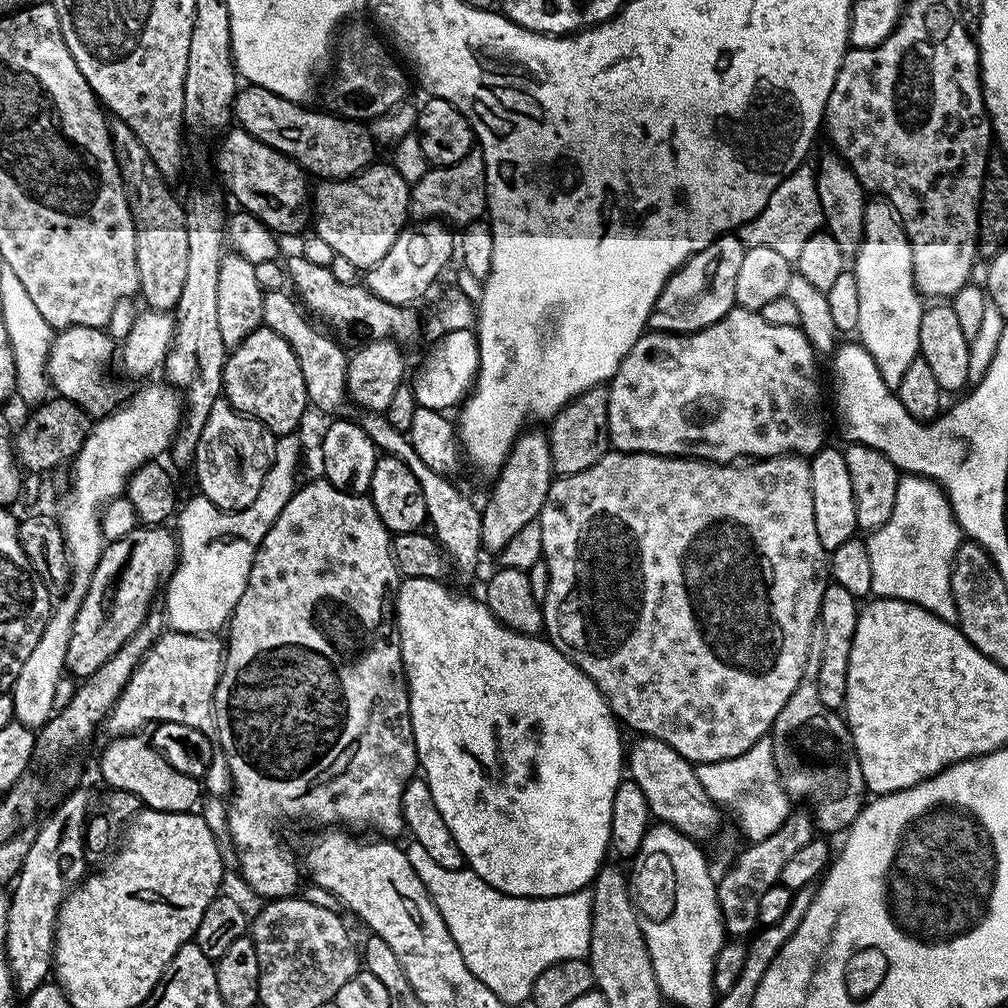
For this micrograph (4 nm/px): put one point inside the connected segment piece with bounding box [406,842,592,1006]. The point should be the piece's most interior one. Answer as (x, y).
(507, 941)

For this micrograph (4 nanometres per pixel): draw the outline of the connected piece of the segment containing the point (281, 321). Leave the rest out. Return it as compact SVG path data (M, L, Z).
M284 290L264 293L264 301L262 302L263 327L274 330L274 334L278 334L290 346L290 350L294 350L294 358L298 358L298 370L302 370L302 382L306 382L306 394L308 395L309 404L318 406L319 409L327 414L336 414L333 412L338 411L343 404L346 404L348 395L346 370L348 369L349 353L347 351L344 352L343 346L339 344L339 342L341 343L339 339L336 339L337 341L331 340L330 337L319 332L315 328L317 325L305 315L297 301L291 295L288 297L286 293L287 291Z

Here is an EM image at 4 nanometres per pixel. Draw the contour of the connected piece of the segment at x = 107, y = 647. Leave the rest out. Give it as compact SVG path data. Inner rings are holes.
M137 526L130 534L105 543L70 630L64 666L73 677L94 674L135 634L153 607L156 587L172 575L176 564L177 537L168 526Z

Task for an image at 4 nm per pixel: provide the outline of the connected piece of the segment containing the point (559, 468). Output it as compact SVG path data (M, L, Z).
M607 387L591 388L575 396L565 408L560 409L560 413L552 417L546 435L552 471L556 476L582 474L582 470L590 470L590 466L594 466L594 462L598 462L598 458L610 450Z

